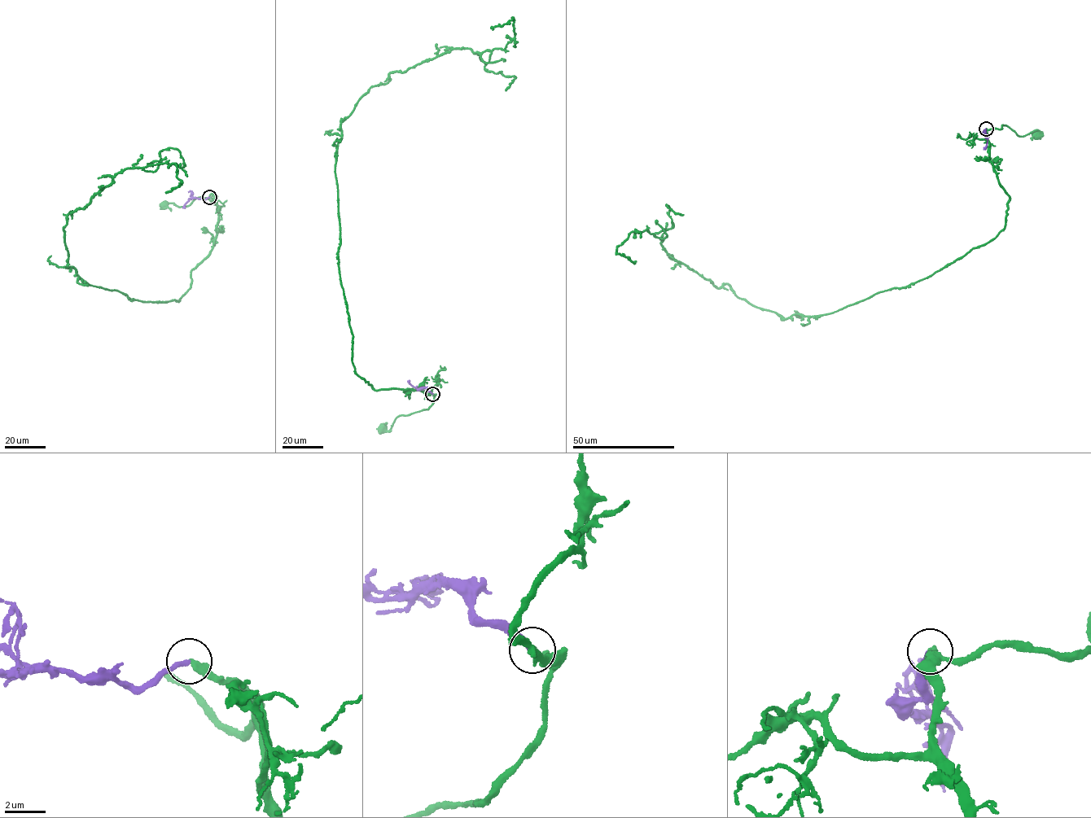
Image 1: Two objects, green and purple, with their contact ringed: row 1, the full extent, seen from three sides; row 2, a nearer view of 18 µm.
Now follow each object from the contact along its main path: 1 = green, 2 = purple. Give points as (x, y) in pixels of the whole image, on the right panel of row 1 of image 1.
1: (986, 129), (1001, 129), (1004, 125), (1020, 137), (1036, 130), (1038, 135)
2: (986, 129), (983, 134), (987, 136), (987, 144), (983, 149)

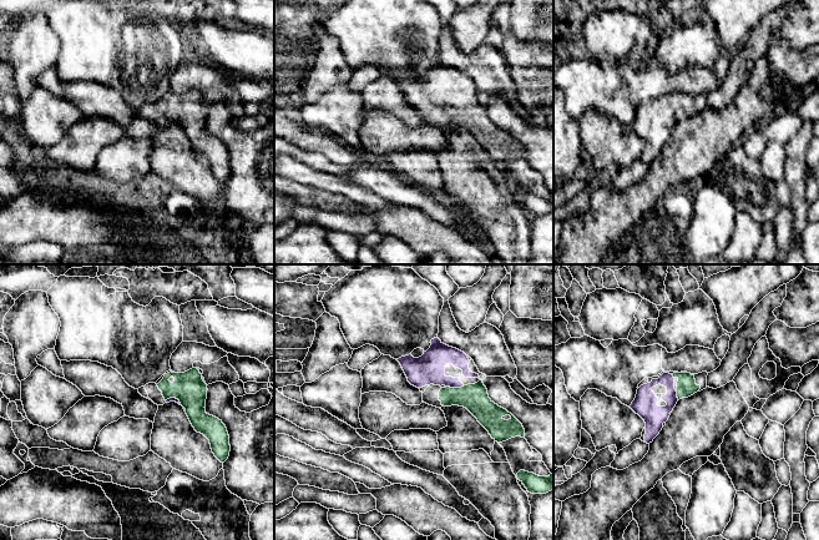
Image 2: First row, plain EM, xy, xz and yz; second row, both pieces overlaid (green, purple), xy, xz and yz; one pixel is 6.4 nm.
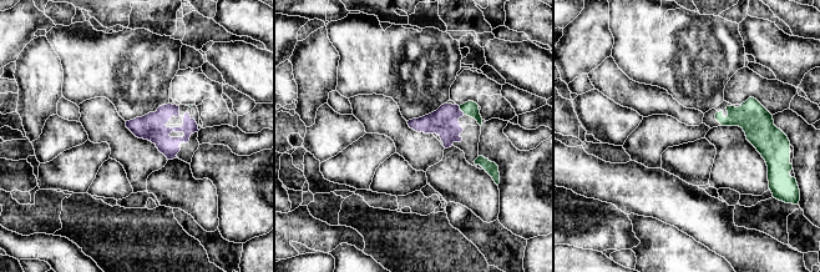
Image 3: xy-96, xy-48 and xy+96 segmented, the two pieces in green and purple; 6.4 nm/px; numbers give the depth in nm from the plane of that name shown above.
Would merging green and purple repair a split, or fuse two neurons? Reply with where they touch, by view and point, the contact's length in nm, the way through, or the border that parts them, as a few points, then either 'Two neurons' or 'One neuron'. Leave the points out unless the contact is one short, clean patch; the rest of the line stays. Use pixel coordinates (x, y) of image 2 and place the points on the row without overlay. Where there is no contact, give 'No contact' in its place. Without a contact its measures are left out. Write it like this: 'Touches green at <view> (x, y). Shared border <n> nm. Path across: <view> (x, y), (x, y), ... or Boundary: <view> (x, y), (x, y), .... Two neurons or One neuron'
Touches green at xz (455, 109). Shared border 120 nm. Path across: xz (474, 117), (463, 116), (455, 109), (429, 89). One neuron

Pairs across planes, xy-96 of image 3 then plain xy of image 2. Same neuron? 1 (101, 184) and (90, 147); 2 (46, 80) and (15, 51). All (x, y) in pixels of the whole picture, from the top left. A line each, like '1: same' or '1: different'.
1: different
2: same

